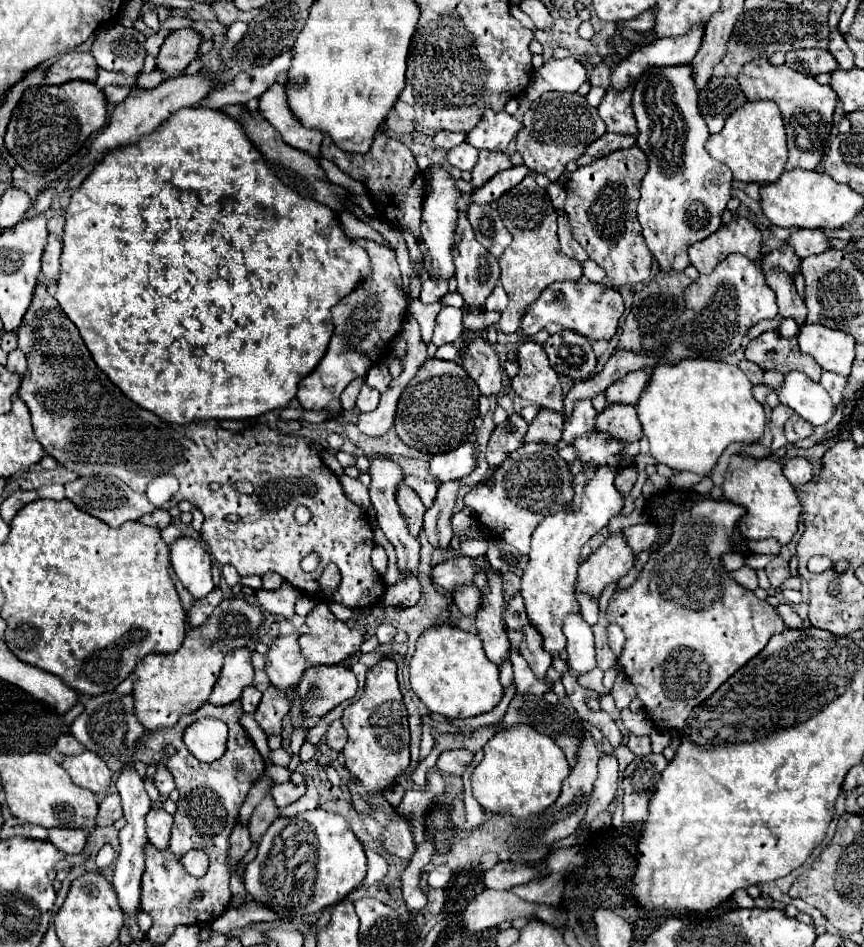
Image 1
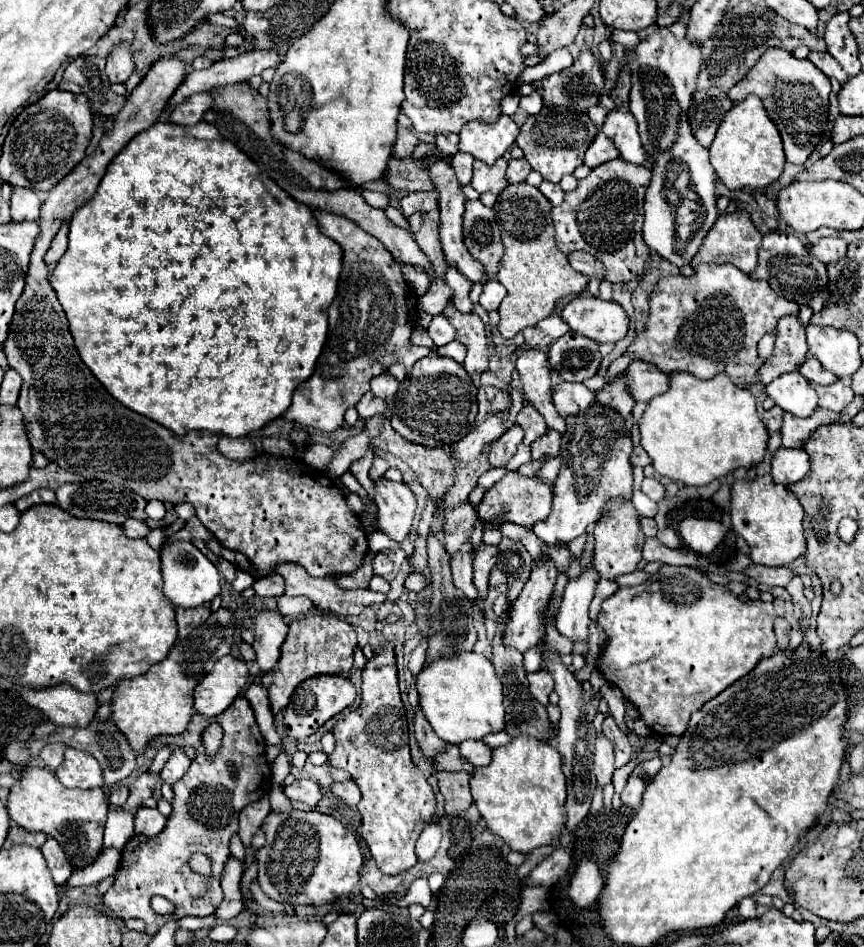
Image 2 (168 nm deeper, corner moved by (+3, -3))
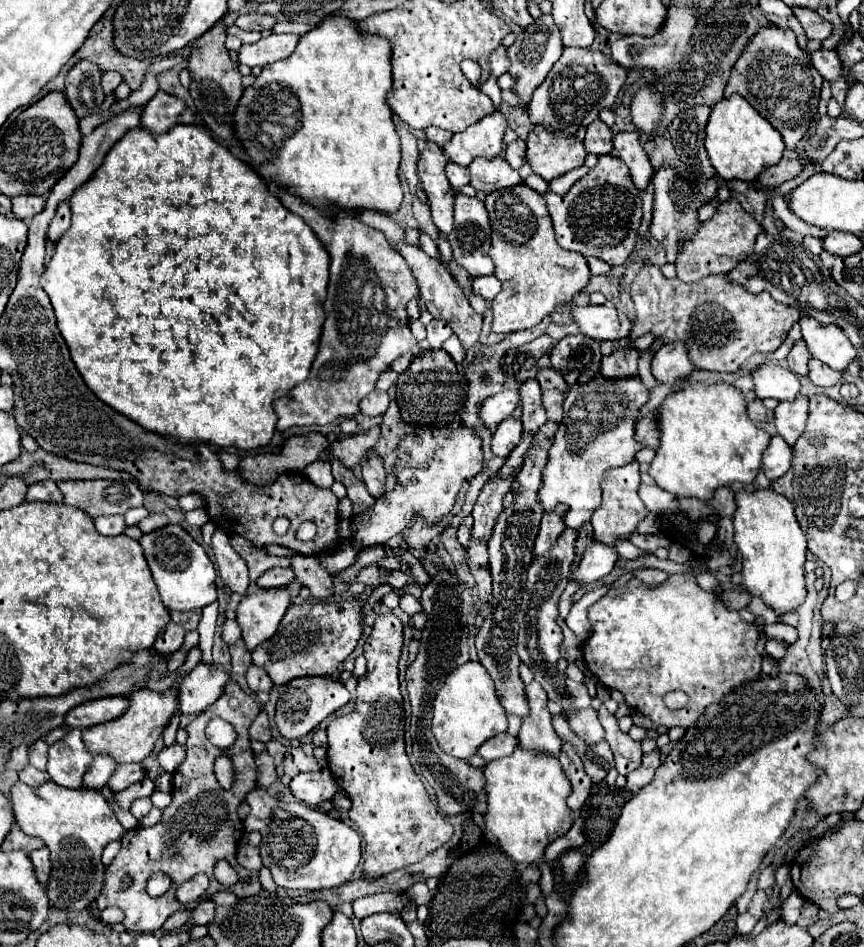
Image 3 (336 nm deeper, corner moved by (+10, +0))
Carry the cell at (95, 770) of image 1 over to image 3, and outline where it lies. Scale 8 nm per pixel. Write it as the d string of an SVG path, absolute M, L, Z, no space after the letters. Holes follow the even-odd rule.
M70 729L70 733L56 741L48 751L48 775L54 783L68 787L68 789L80 789L82 775L86 773L86 767L90 765L92 755L86 751L86 743L82 739L80 729Z

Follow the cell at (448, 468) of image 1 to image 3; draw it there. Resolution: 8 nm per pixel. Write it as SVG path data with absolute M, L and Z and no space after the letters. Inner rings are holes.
M502 391L498 395L488 397L480 407L478 407L478 419L486 429L496 429L498 423L508 419L516 405L520 403L520 393L518 391Z

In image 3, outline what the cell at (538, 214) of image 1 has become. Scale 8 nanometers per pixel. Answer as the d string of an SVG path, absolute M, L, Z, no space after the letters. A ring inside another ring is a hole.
M520 183L490 193L484 203L492 223L490 257L496 265L494 275L502 283L502 291L492 301L492 331L514 333L530 329L558 305L568 305L574 293L588 285L590 269L580 253L564 251L556 243L546 199L534 189Z

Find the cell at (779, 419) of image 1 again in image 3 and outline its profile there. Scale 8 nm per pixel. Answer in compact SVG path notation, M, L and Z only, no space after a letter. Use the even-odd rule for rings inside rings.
M754 399L752 403L748 403L748 417L750 417L750 421L752 421L758 429L768 431L770 435L776 433L776 427L774 427L774 413L772 413L770 409L766 409L760 399Z

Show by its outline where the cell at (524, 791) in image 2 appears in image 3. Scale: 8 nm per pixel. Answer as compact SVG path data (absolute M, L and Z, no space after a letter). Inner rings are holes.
M516 747L512 755L486 763L482 771L486 777L488 805L484 813L486 829L496 835L502 851L514 863L526 867L542 861L544 847L562 837L572 825L572 815L566 807L570 781L566 779L558 759Z

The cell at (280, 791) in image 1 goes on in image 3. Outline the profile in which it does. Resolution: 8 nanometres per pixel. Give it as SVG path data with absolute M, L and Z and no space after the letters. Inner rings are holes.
M322 769L318 773L300 773L290 781L288 787L298 801L310 807L332 799L336 793L336 781L328 769Z

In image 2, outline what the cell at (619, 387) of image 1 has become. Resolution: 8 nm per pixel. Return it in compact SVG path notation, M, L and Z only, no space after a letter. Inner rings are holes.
M639 360L629 366L627 382L637 402L649 402L651 398L669 390L669 374L663 374L657 366Z

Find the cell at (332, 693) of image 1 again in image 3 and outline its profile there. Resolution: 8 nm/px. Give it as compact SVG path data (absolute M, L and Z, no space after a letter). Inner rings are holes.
M300 677L292 679L280 689L280 699L276 705L276 727L284 739L302 739L308 735L322 719L340 709L350 701L350 693L342 681L332 677Z

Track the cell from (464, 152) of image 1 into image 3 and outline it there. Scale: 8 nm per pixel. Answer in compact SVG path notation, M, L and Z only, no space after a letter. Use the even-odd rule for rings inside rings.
M448 163L446 177L448 177L452 189L460 189L462 185L466 185L470 181L470 171L466 167L458 167L456 163Z

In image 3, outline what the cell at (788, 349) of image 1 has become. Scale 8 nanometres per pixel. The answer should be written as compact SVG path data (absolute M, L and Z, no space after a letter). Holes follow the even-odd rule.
M810 359L810 373L808 379L818 385L818 387L834 387L840 383L842 373L830 369L826 363L818 361L818 359Z

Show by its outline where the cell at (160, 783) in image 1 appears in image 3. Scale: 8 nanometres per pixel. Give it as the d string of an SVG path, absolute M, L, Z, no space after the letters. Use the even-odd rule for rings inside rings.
M170 745L158 753L158 763L166 773L174 773L184 757L186 757L186 751L182 745Z

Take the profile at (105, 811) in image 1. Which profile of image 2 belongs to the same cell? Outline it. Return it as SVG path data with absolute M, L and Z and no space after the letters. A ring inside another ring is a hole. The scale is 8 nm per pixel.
M117 784L109 790L109 802L111 802L113 808L121 808L127 802L127 798L129 798L129 788L127 786Z

